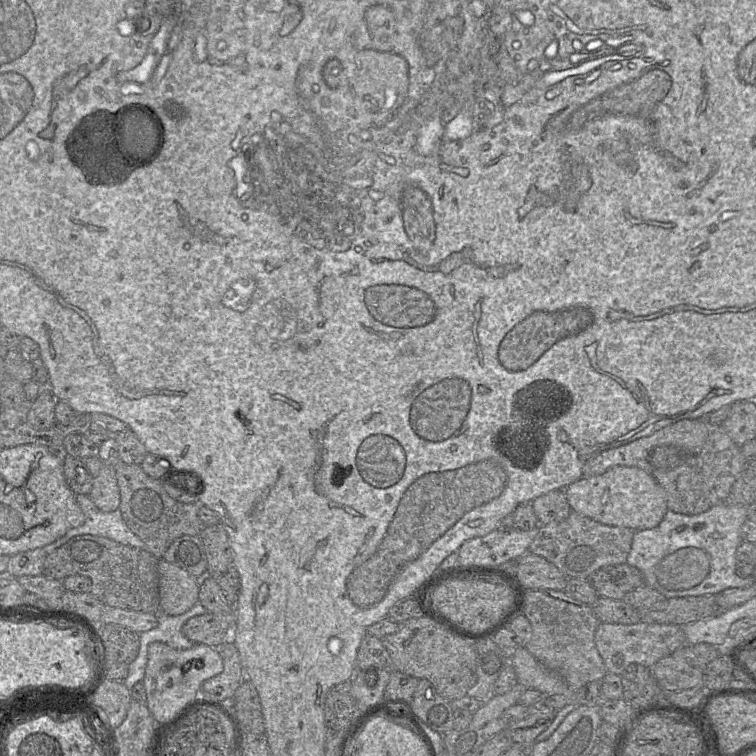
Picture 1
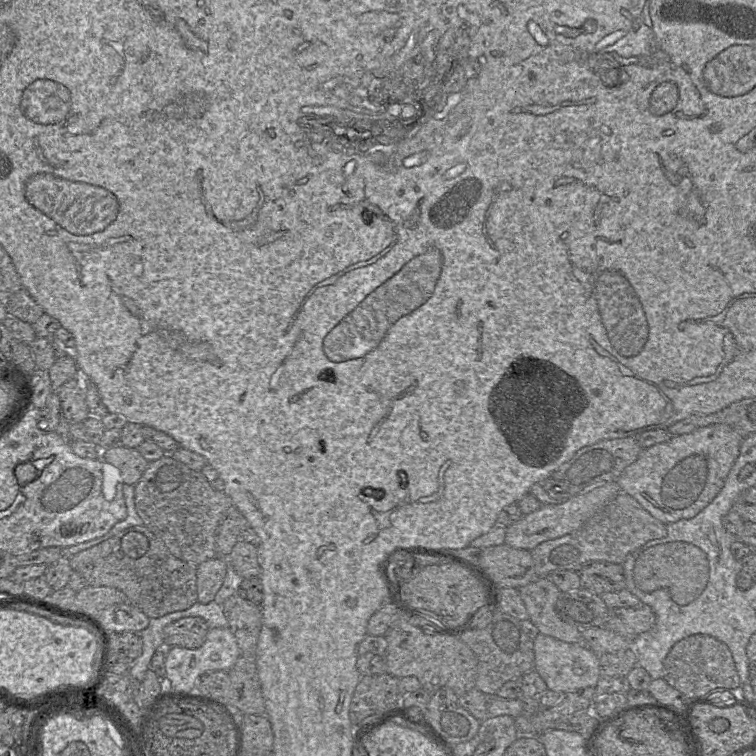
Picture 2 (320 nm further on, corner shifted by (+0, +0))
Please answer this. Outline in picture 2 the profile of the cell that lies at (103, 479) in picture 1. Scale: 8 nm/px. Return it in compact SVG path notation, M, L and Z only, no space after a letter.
M124 446L101 450L101 459L116 467L127 485L135 485L149 465L136 448Z

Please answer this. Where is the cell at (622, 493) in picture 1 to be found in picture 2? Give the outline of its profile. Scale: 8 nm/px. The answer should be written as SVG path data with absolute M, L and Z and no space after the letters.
M726 424L698 428L691 433L642 449L637 460L617 479L621 493L632 496L664 524L690 519L720 492L735 463L744 438Z

